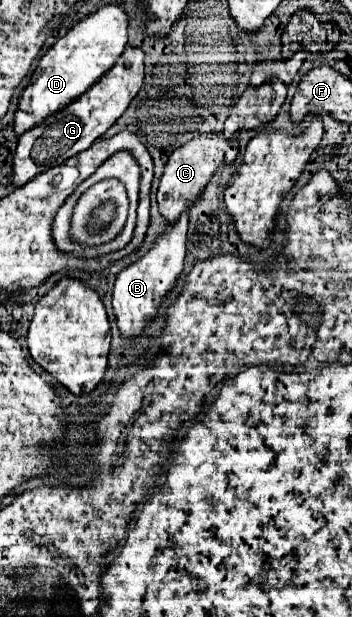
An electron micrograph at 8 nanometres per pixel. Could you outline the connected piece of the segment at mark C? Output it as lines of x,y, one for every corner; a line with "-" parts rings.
201,132
187,144
179,146
169,154
169,160
165,162
165,170
161,176
161,184
157,190
157,202
159,202
159,212
167,222
177,220
177,216
199,198
201,190
209,182
211,174
219,170
223,164
231,164
239,154
239,144
235,138
225,138
221,132

